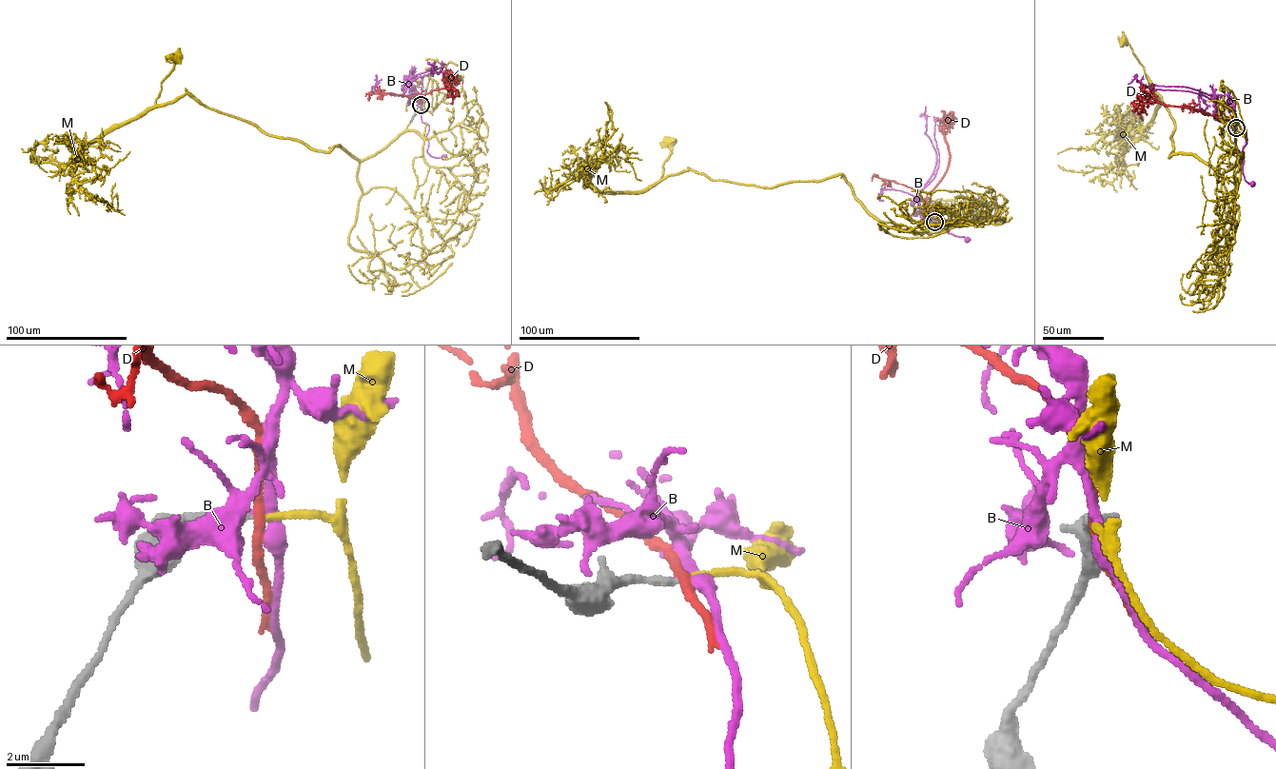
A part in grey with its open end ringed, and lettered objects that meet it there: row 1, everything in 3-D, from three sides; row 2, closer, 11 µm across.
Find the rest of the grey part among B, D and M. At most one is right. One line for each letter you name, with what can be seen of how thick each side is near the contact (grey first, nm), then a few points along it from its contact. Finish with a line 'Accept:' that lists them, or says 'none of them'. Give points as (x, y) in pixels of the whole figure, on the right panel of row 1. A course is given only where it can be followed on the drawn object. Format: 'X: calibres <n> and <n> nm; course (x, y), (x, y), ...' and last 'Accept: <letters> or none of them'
M: calibres 200 and 150 nm; course (1236, 128), (1246, 135), (1246, 144), (1235, 166), (1221, 174), (1193, 154), (1169, 156), (1173, 121), (1125, 41)
Accept: M

